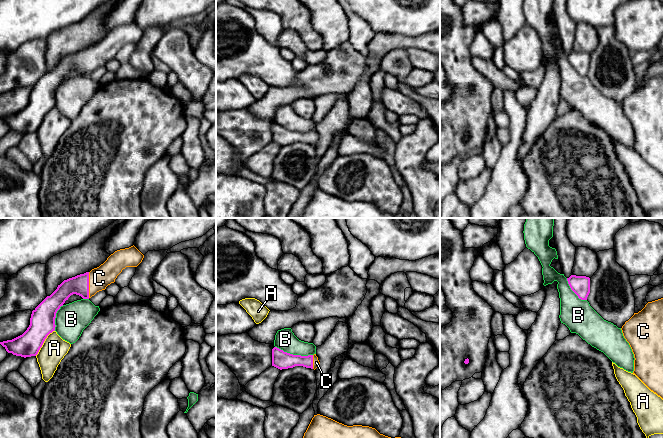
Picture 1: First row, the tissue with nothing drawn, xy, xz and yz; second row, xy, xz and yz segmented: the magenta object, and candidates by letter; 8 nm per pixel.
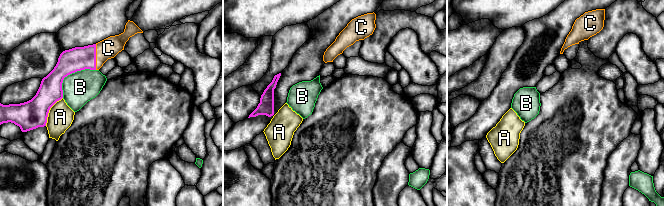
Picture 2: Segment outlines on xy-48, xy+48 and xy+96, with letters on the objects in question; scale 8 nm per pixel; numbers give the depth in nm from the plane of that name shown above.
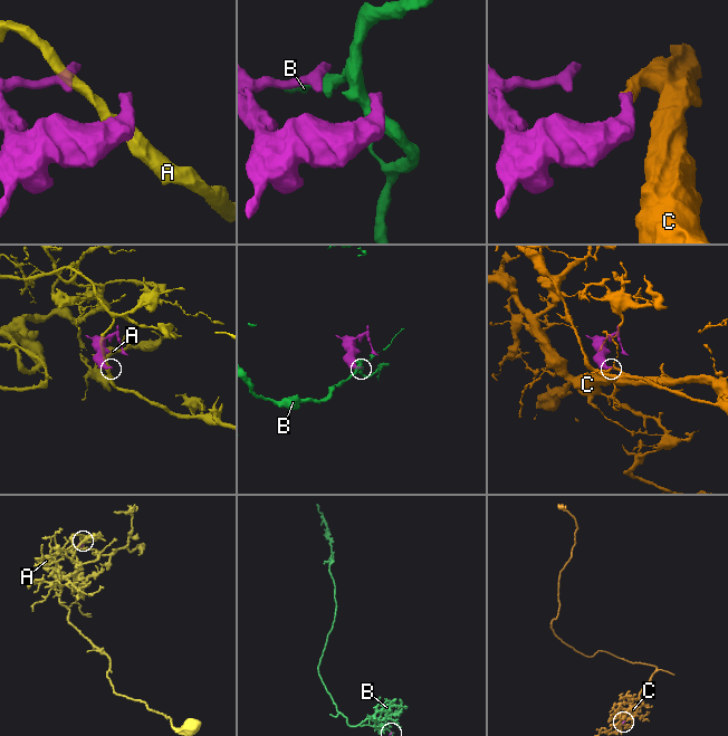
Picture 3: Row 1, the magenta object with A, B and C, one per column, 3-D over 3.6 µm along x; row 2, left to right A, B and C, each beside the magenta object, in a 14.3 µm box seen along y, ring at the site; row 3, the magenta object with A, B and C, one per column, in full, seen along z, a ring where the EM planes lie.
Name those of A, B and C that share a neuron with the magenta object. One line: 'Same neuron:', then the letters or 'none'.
Same neuron: C

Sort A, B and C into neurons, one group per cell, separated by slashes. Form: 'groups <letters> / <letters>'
groups A / B / C

